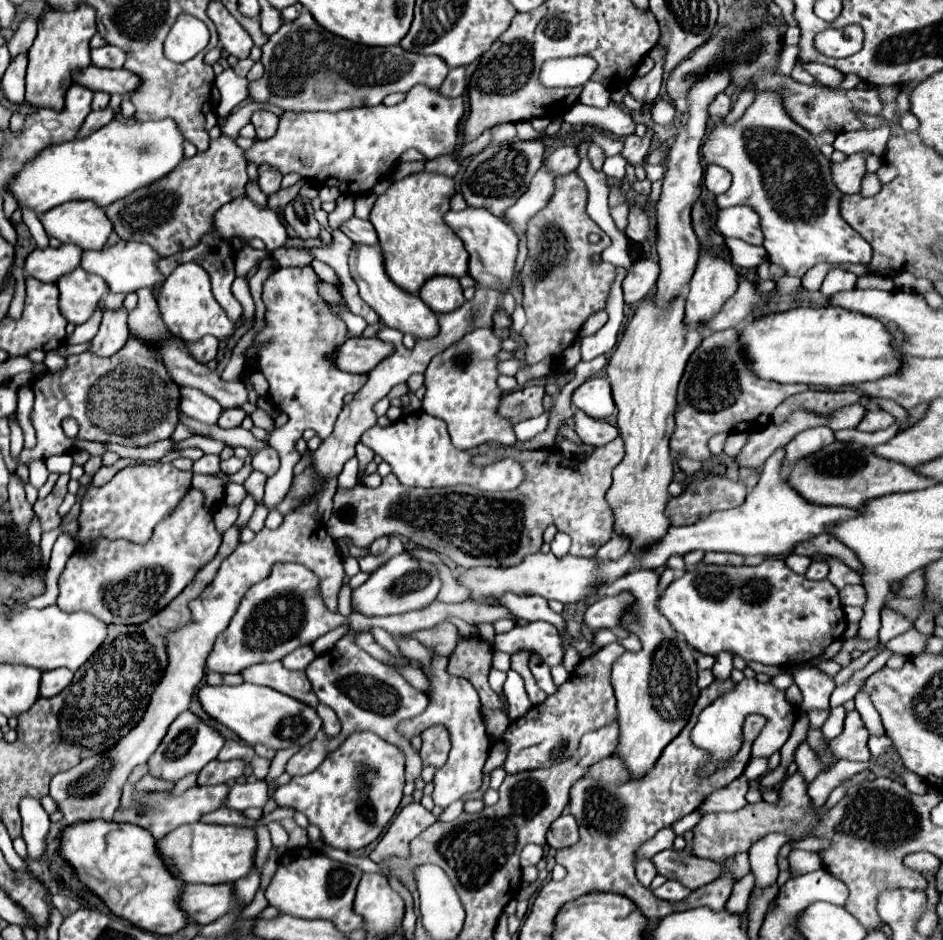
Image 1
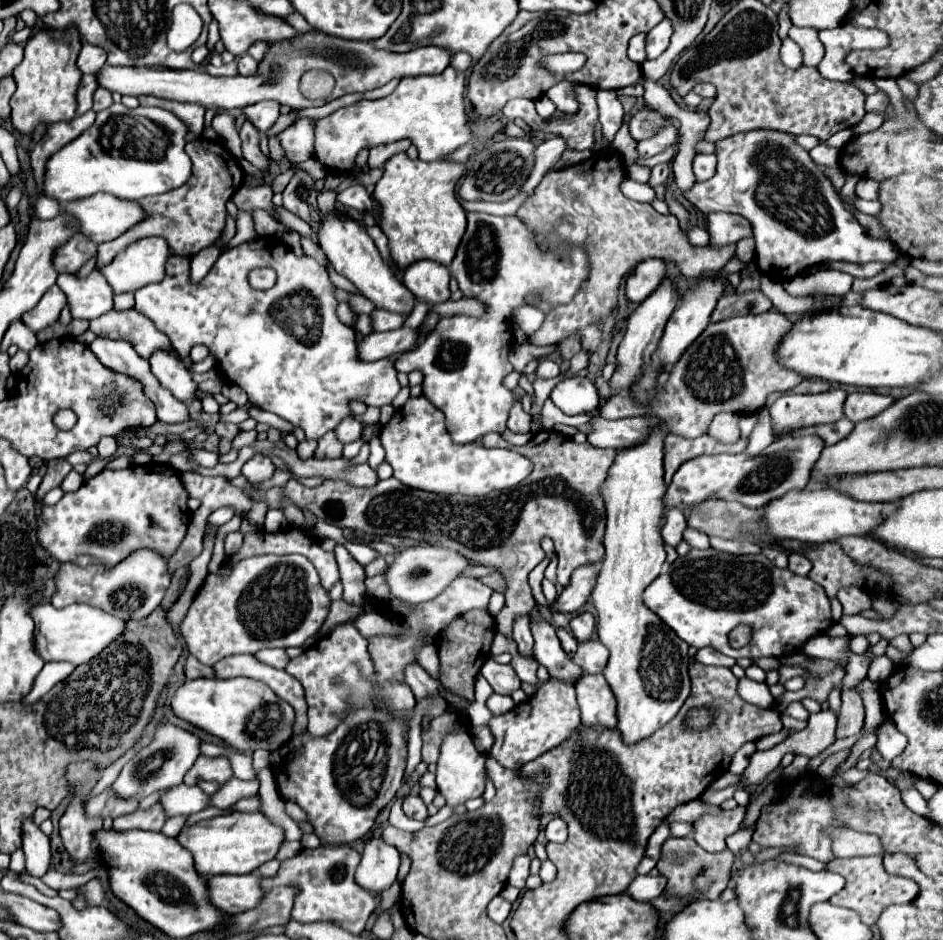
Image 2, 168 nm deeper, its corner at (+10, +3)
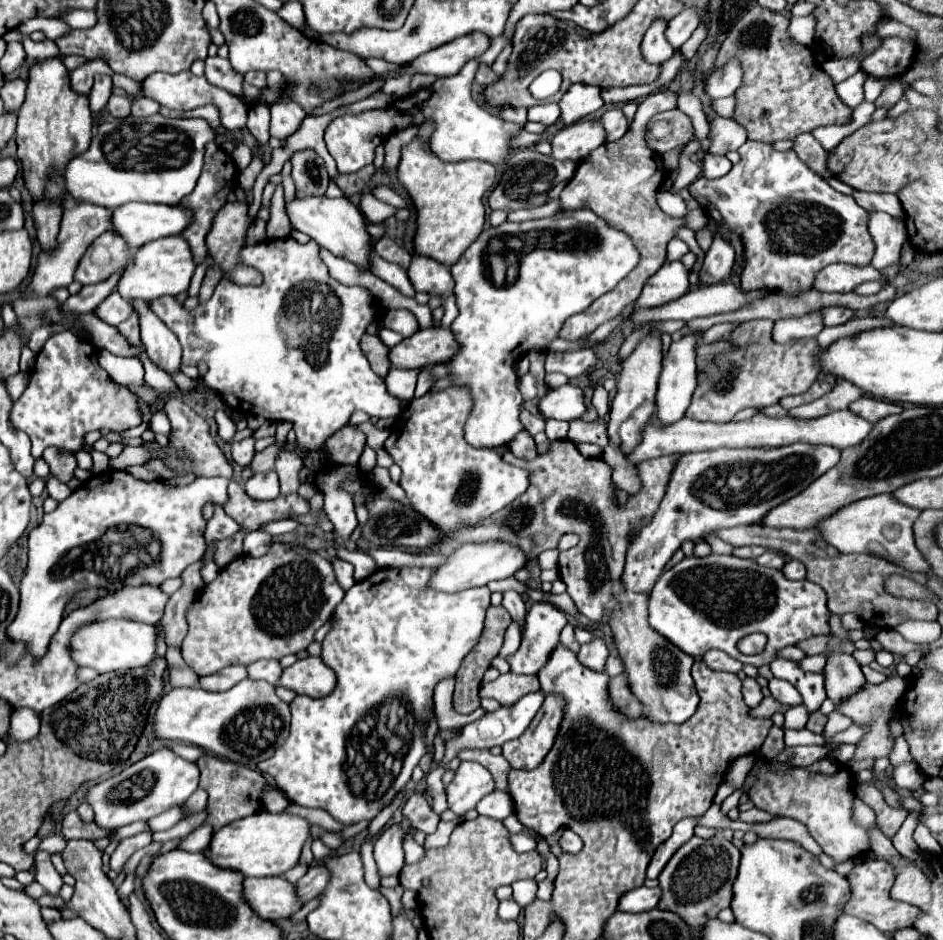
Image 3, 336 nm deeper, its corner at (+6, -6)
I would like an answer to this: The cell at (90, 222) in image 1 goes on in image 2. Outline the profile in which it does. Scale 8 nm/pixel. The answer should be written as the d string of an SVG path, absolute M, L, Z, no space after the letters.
M94 194L70 202L64 212L72 214L80 224L80 232L96 244L118 238L148 216L136 200L120 200L112 198L112 194Z

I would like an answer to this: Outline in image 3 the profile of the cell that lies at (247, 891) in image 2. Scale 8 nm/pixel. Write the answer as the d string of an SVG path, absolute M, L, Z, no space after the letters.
M248 877L242 883L242 899L260 919L288 919L300 909L294 885L284 877Z

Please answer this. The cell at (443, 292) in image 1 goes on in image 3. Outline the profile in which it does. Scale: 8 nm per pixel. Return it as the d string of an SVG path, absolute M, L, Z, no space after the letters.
M412 257L412 265L408 269L410 283L414 285L416 293L428 293L428 295L440 295L448 297L454 291L454 279L450 275L450 267L426 259L426 257Z

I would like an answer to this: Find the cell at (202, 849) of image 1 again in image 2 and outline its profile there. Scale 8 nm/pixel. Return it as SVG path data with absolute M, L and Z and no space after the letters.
M232 812L210 820L202 820L192 828L184 828L178 834L178 842L192 852L196 870L204 876L250 874L264 862L276 858L284 842L284 830L274 822L270 822L262 812L252 812L252 814Z

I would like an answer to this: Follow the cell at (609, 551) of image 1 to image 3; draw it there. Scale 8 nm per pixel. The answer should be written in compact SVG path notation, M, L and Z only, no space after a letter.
M534 603L526 615L526 631L516 655L508 657L512 673L536 675L558 645L558 635L566 627L564 611L550 603Z

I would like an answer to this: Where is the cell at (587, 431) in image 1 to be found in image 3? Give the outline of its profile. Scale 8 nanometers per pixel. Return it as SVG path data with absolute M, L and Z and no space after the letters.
M836 411L834 415L826 415L822 419L812 419L812 421L800 421L800 419L790 419L790 417L780 417L772 419L766 415L754 415L748 421L738 421L738 423L702 423L694 419L680 419L676 423L656 427L654 423L648 423L642 431L642 441L638 443L636 449L626 455L630 463L640 463L646 459L662 457L662 455L672 455L672 453L692 453L692 451L710 451L716 447L782 447L788 443L822 443L822 445L832 445L838 449L846 449L850 445L858 445L868 433L870 433L870 423L864 419L858 419L858 415L846 411Z

